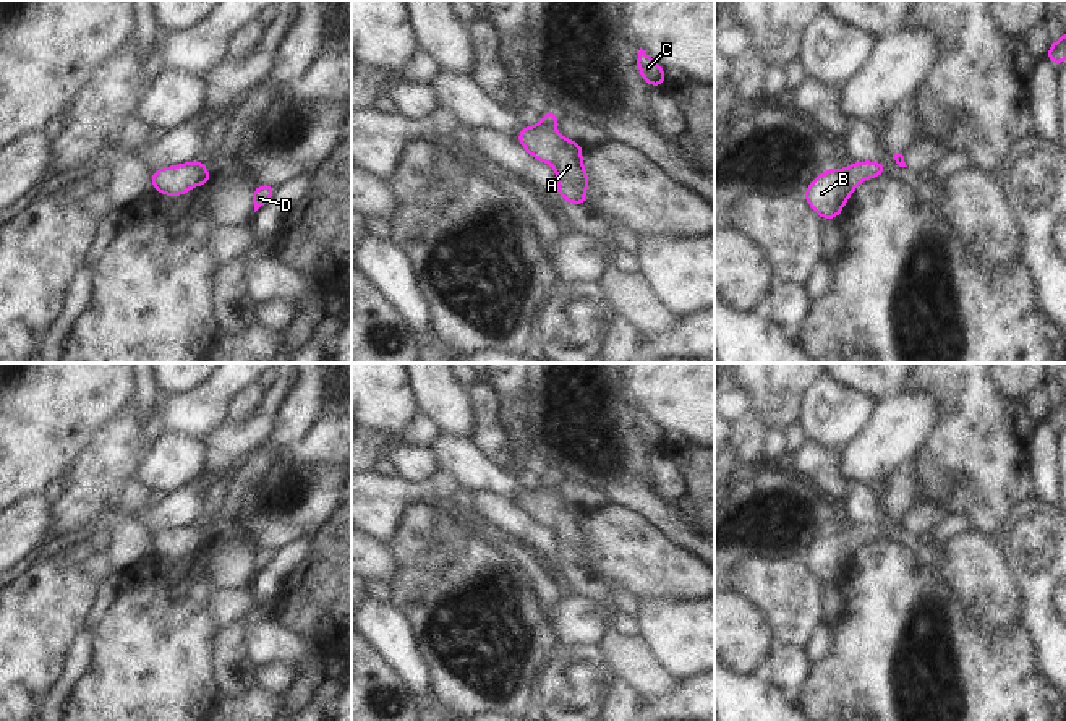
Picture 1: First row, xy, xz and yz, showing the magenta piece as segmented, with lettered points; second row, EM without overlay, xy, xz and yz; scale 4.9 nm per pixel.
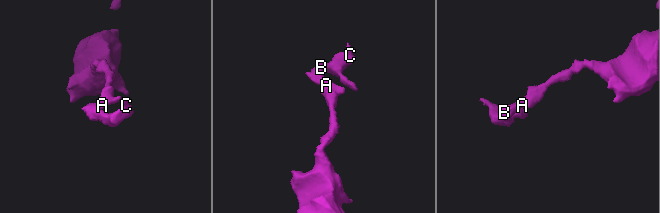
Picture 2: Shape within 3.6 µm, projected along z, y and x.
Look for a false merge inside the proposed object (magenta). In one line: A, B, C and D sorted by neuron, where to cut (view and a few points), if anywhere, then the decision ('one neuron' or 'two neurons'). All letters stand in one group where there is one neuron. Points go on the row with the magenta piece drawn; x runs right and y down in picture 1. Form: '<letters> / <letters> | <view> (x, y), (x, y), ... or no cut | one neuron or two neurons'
A B C D | no cut | one neuron

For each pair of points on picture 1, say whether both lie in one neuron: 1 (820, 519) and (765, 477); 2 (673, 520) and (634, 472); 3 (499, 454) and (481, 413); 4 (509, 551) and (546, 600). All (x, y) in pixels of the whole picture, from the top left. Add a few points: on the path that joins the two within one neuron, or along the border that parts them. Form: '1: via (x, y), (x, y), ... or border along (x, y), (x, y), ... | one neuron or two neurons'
1: via (805, 504), (804, 499), (789, 498), (780, 491) | one neuron
2: via (660, 509), (635, 485) | one neuron
3: via (493, 444), (486, 435), (486, 423) | one neuron
4: via (522, 559), (545, 587) | one neuron

